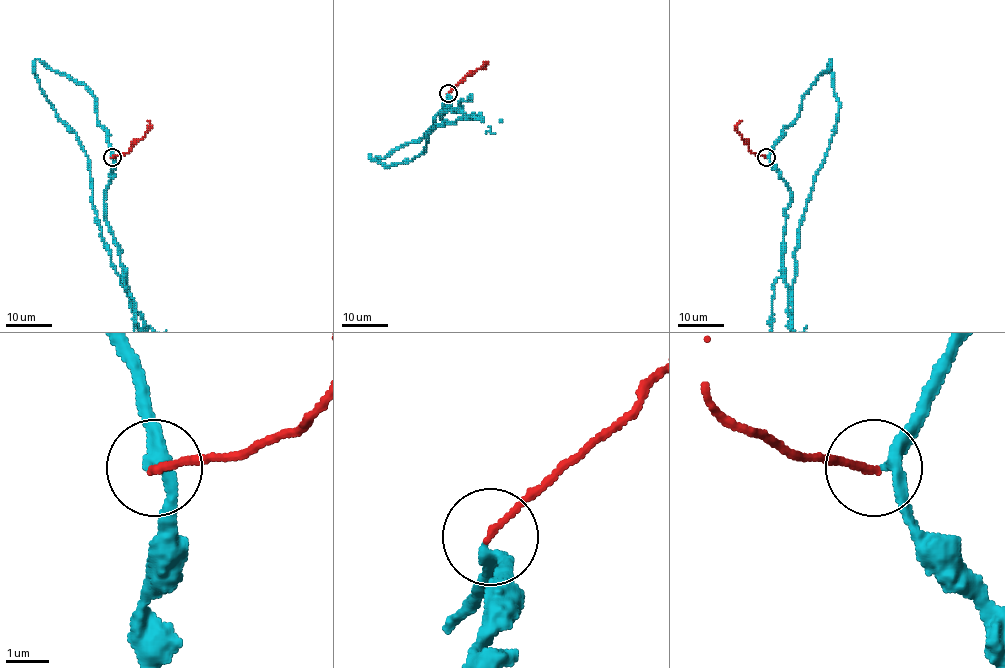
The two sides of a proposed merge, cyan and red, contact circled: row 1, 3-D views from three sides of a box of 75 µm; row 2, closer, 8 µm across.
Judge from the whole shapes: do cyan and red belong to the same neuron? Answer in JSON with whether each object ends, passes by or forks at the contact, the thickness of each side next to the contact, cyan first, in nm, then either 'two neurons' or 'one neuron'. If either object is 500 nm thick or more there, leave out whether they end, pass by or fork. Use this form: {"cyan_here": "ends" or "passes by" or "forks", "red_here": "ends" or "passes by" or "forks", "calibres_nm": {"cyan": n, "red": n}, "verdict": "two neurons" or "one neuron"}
{"cyan_here": "passes by", "red_here": "ends", "calibres_nm": {"cyan": 240, "red": 150}, "verdict": "one neuron"}

